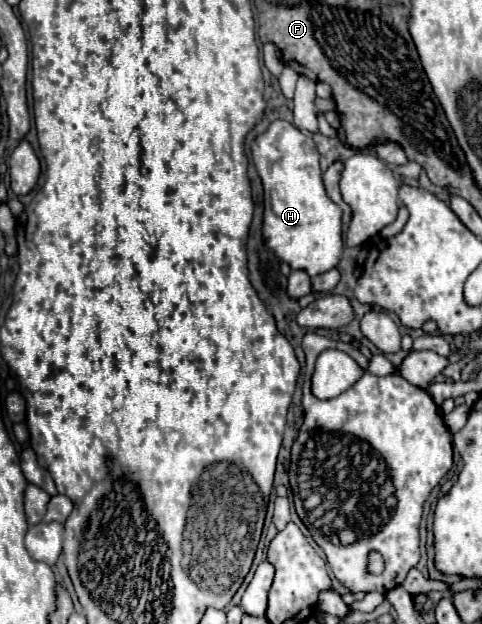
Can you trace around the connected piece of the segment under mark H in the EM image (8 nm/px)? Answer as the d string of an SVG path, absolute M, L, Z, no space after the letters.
M274 121L266 133L256 137L252 143L252 159L256 171L264 185L264 241L276 253L278 259L286 261L292 269L302 269L310 277L326 273L334 269L342 255L342 231L340 231L340 209L338 205L326 195L322 183L322 171L318 165L318 151L310 135L304 135L300 129L290 125L288 121Z

